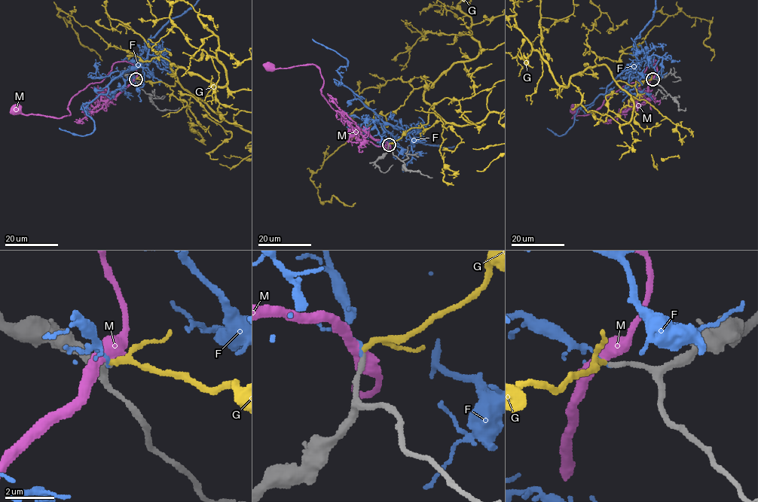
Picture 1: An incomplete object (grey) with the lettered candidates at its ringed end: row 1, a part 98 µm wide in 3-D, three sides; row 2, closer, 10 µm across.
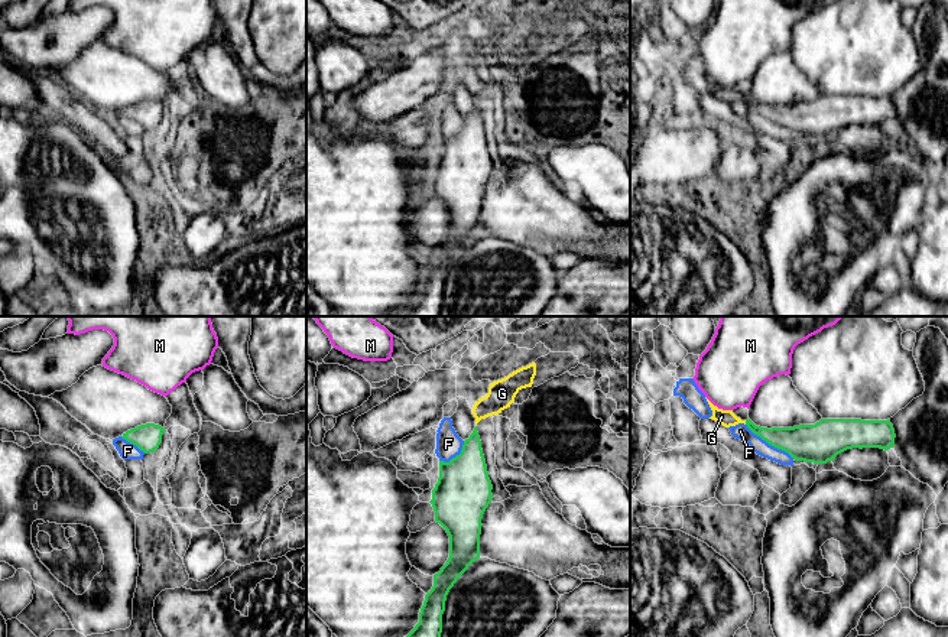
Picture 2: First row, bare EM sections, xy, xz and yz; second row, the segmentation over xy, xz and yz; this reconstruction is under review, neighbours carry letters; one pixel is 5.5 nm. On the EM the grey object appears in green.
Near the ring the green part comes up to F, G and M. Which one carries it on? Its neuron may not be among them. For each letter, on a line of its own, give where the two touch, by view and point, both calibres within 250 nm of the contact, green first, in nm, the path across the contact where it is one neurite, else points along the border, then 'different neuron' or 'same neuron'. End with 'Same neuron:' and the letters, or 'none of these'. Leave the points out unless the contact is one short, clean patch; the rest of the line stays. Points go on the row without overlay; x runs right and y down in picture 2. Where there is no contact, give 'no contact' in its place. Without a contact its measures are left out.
F: yz (769, 120) | 200/90 nm | along yz (746, 100), (755, 110), (786, 127), (794, 135) | different neuron
G: yz (746, 98) | 130/90 nm | across yz (786, 116), (766, 111), (746, 98), (726, 94) | same neuron
M: no contact | different neuron
Same neuron: G

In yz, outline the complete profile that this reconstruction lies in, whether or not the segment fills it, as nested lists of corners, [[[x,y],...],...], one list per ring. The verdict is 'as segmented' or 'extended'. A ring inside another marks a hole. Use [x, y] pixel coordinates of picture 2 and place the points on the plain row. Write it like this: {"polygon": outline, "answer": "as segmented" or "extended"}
{"polygon": [[[707,75],[712,92],[710,95],[730,104],[744,100],[754,111],[769,121],[788,129],[795,137],[827,140],[853,124],[890,126],[895,120],[895,105],[890,97],[821,95],[815,101],[793,104],[760,104],[750,95],[741,97],[733,87],[723,87]]], "answer": "extended"}

